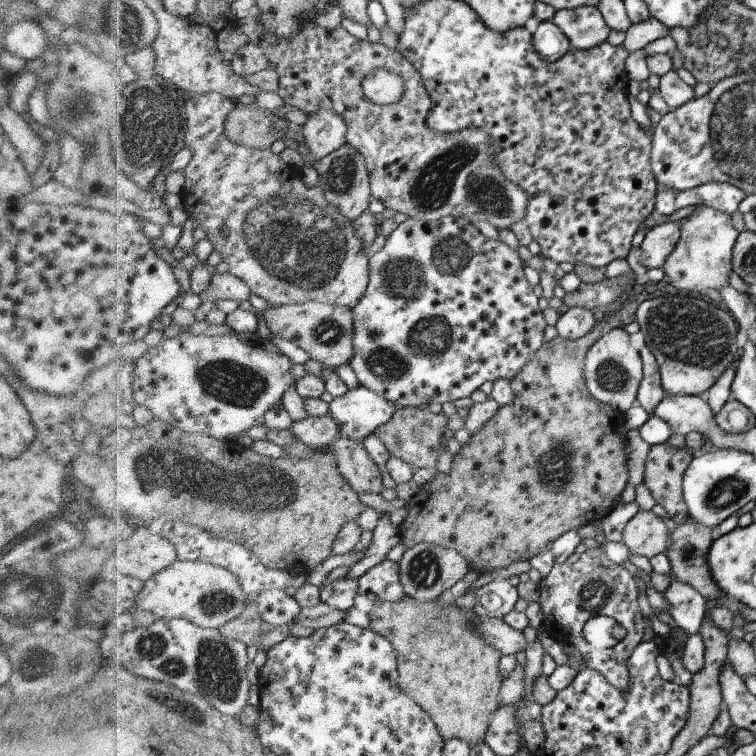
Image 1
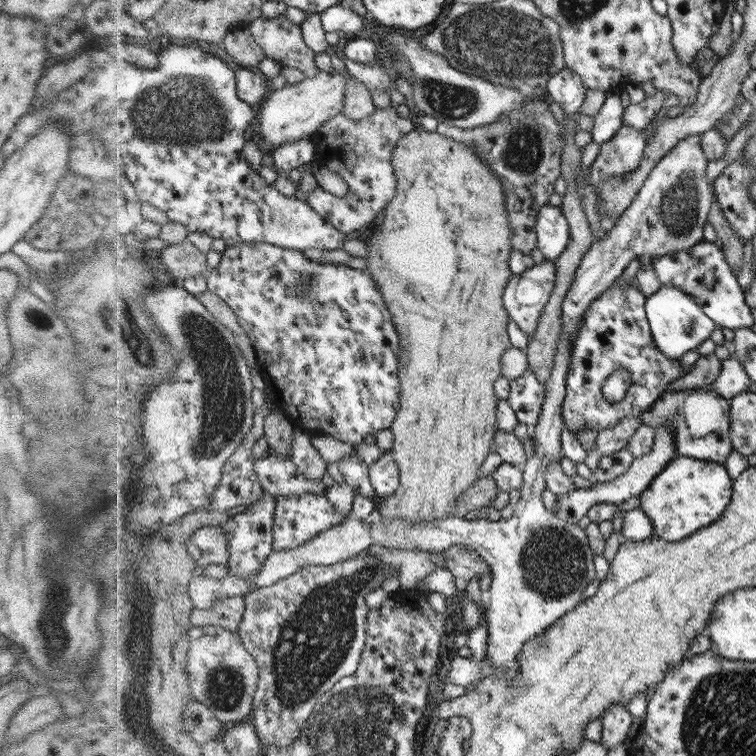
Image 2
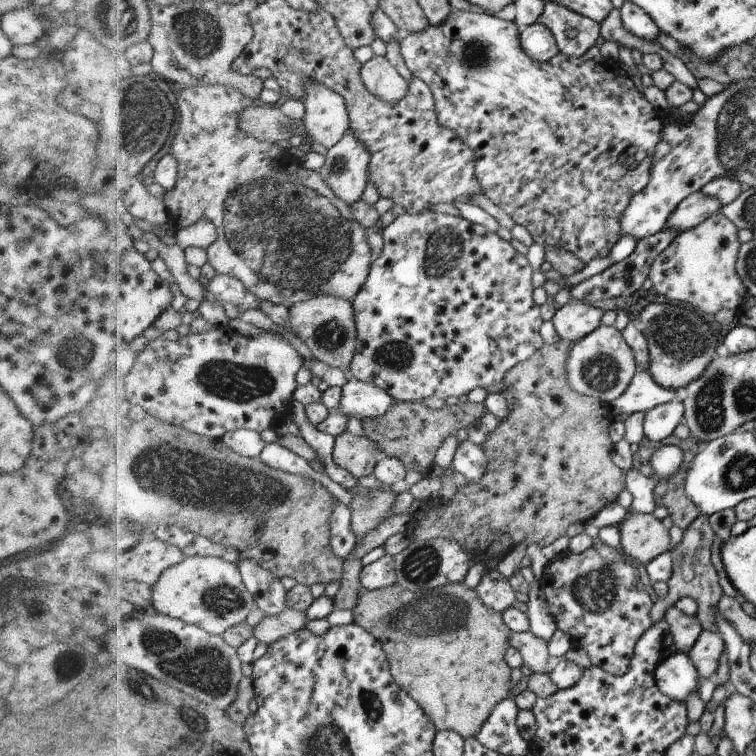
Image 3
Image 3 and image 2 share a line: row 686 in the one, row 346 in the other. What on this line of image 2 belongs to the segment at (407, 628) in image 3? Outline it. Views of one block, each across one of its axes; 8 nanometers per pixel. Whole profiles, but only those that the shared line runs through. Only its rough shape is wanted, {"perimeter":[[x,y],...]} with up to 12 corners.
{"perimeter":[[423,128],[367,273],[401,338],[382,523],[454,516],[498,420],[512,229]]}

